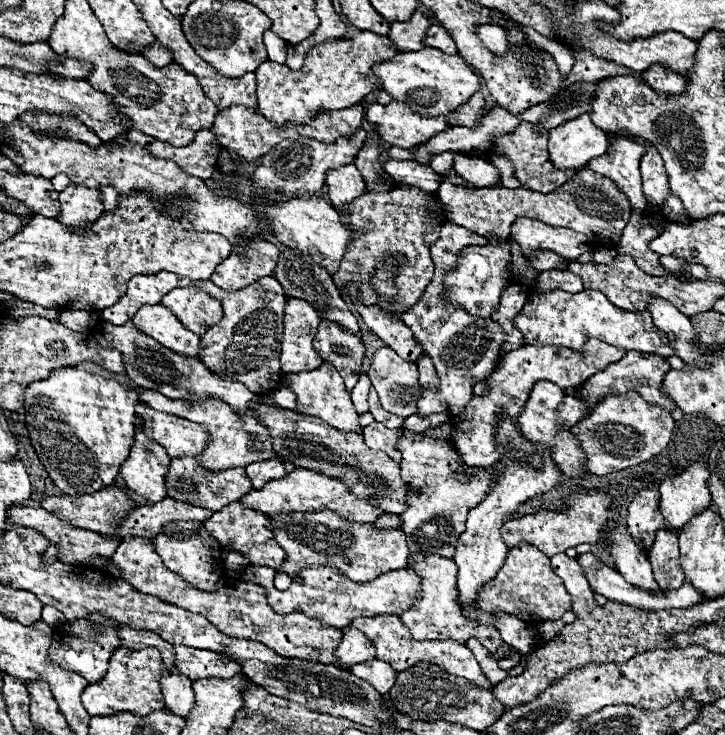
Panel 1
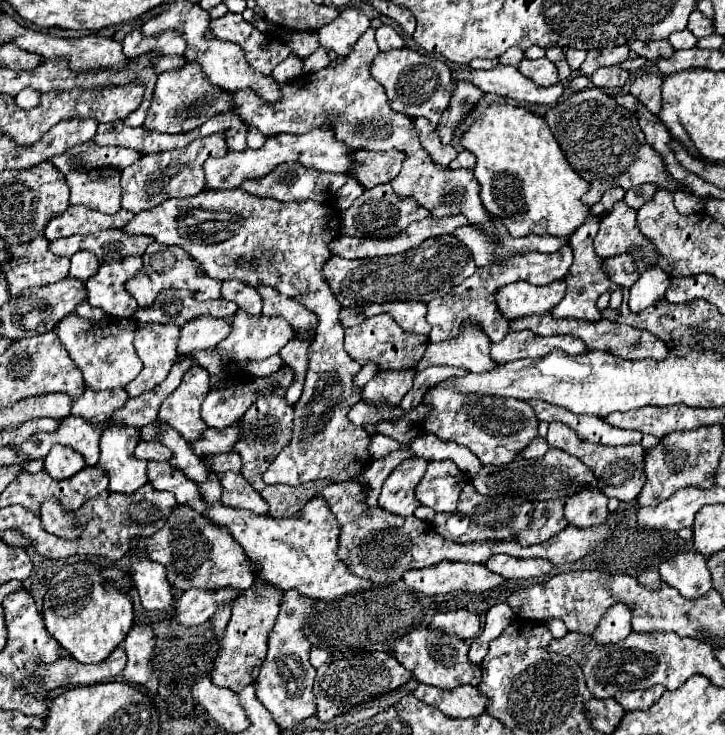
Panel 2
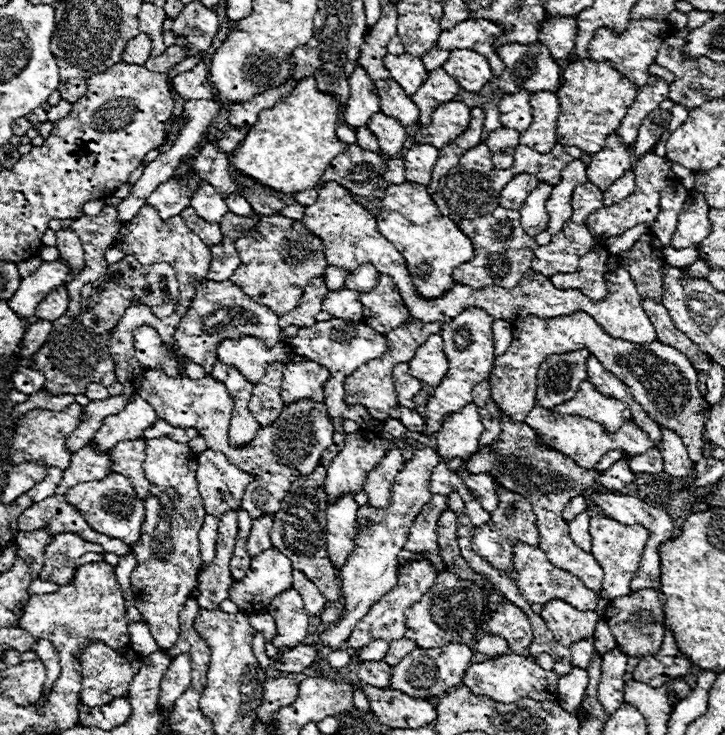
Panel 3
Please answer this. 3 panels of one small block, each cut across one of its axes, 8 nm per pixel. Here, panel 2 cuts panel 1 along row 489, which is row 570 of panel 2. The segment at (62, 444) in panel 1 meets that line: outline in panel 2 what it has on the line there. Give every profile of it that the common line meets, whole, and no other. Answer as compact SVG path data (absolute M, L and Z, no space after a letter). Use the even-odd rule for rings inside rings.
M74 562L60 568L60 572L50 580L44 606L42 606L46 630L60 646L80 662L100 662L118 644L124 642L128 630L134 624L132 598L102 578L100 566L96 562Z

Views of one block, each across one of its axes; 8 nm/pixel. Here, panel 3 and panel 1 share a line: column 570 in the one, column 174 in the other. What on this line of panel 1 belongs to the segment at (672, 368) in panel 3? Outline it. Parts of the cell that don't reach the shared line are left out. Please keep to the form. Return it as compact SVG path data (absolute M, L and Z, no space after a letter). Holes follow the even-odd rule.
M146 304L138 310L138 314L132 318L138 330L146 332L154 340L158 340L162 346L170 348L172 352L186 354L186 356L198 356L200 350L200 336L186 330L182 322L174 316L172 310L168 310L162 304Z

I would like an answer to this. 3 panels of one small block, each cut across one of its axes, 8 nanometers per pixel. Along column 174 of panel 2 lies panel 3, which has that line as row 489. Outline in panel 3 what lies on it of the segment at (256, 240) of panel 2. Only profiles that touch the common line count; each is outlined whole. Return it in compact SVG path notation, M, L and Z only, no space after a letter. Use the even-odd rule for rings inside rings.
M204 450L198 454L198 490L204 498L206 512L210 516L222 516L230 510L238 510L246 486L254 480L248 472L240 470L222 452Z

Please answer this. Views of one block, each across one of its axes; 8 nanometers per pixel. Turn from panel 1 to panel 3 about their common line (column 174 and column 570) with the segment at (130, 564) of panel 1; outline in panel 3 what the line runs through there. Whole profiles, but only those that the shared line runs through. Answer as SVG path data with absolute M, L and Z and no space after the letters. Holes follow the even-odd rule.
M518 542L514 548L514 568L518 572L518 576L516 576L518 590L526 598L528 604L542 604L544 606L546 602L558 598L582 612L596 608L596 594L590 592L576 576L570 576L570 572L562 572L560 568L554 568L540 548L530 548L528 544Z

